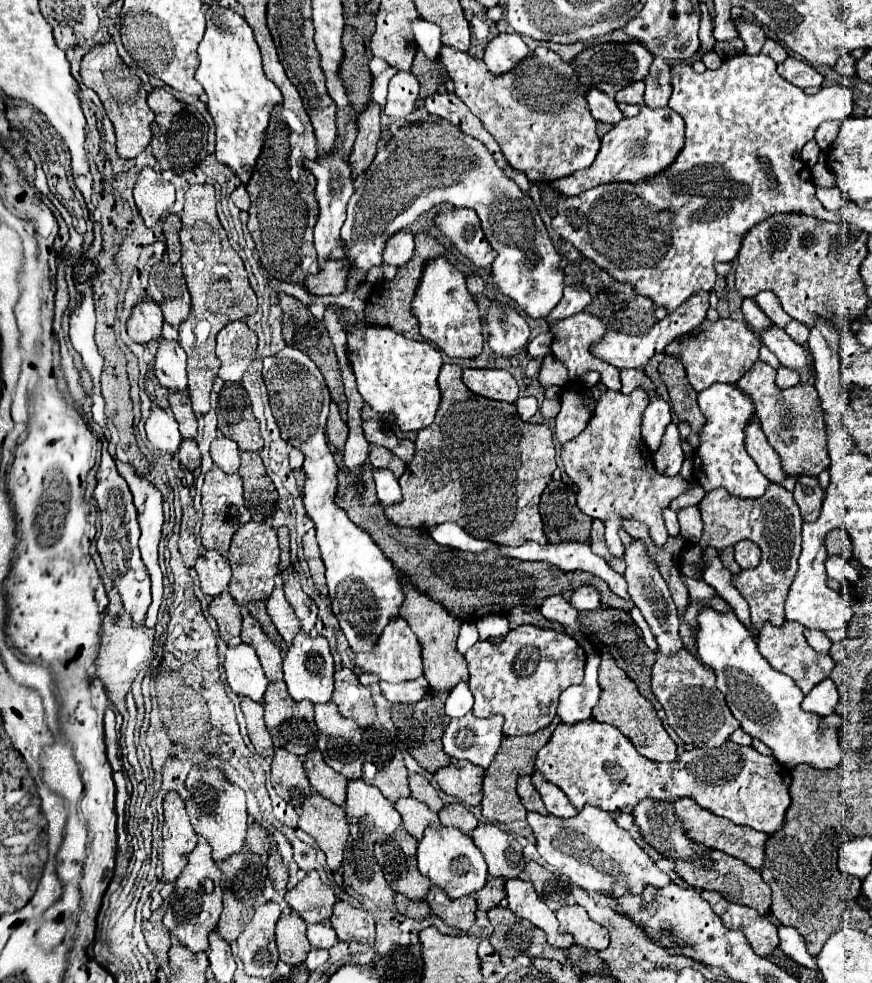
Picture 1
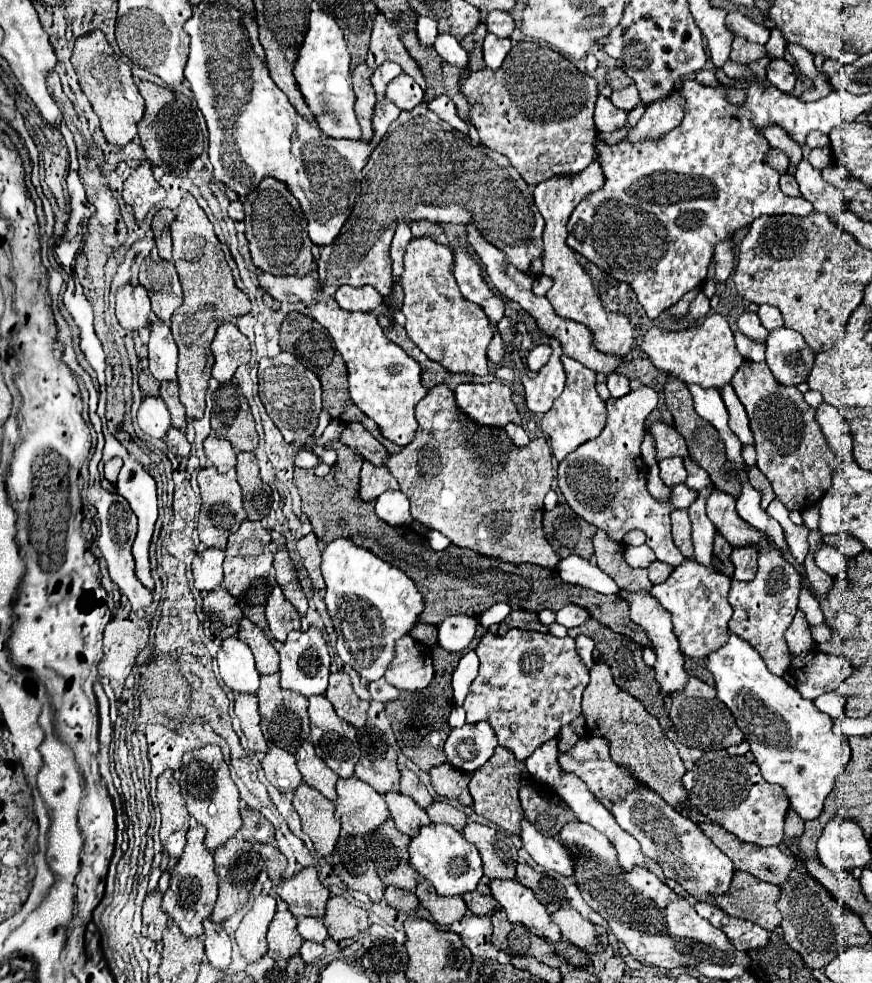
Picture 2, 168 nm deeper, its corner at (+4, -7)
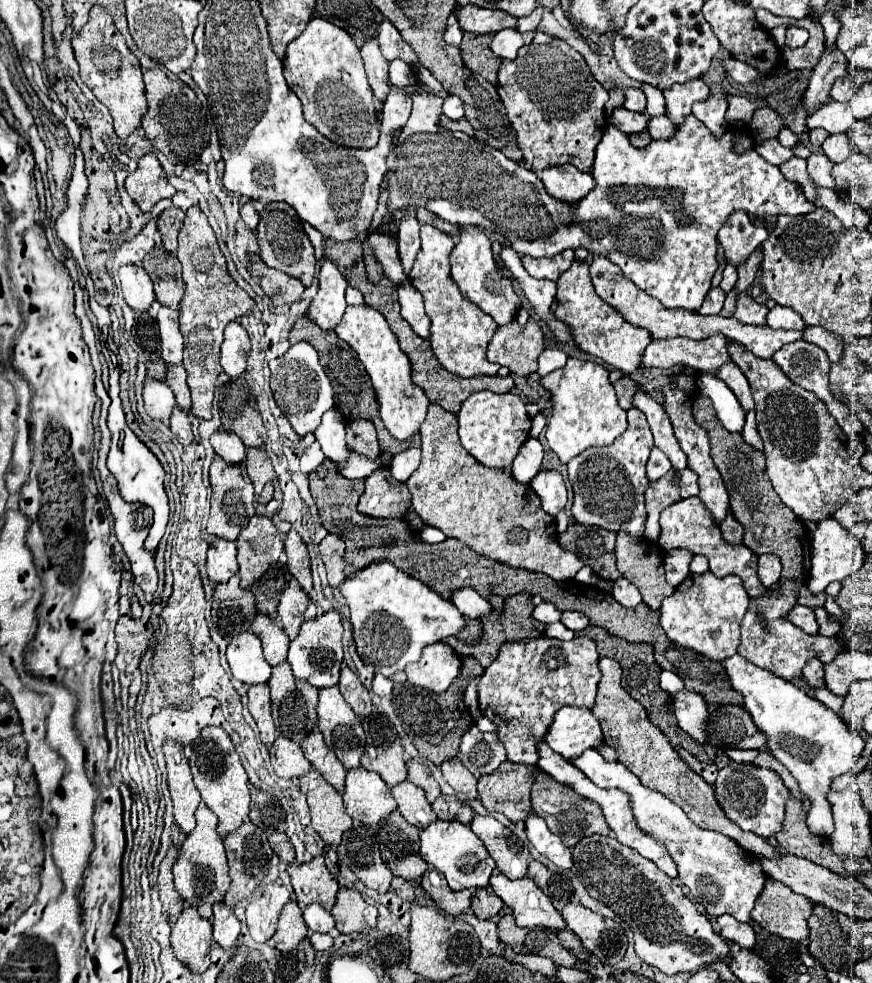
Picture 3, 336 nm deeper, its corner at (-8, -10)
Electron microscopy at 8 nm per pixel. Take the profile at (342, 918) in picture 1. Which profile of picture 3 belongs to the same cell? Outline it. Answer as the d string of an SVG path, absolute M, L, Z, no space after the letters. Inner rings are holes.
M341 888L337 894L337 902L331 910L337 930L341 934L351 932L367 932L377 926L377 908L369 906L359 892Z

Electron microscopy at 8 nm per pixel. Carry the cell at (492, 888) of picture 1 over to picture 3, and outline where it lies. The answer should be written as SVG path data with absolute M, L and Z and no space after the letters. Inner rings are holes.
M491 886L475 890L471 896L471 910L477 918L495 918L501 908L503 902L499 900L499 896L493 892Z

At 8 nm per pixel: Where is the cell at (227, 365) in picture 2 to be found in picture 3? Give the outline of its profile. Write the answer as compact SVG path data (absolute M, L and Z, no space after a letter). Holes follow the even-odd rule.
M231 322L225 328L225 340L221 344L221 366L227 376L239 378L245 372L249 348L251 340L247 330L239 322Z

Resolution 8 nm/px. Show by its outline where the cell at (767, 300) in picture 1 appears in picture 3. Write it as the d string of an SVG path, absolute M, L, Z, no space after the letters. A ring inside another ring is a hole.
M775 306L769 314L767 314L767 326L769 328L781 328L781 330L803 330L805 322L801 320L801 316L785 306Z

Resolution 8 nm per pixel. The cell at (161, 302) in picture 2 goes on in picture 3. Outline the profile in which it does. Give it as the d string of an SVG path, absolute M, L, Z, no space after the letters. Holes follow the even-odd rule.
M155 248L149 256L145 256L143 268L155 284L157 300L163 306L179 310L185 292L179 258L175 254L169 254L165 248Z

